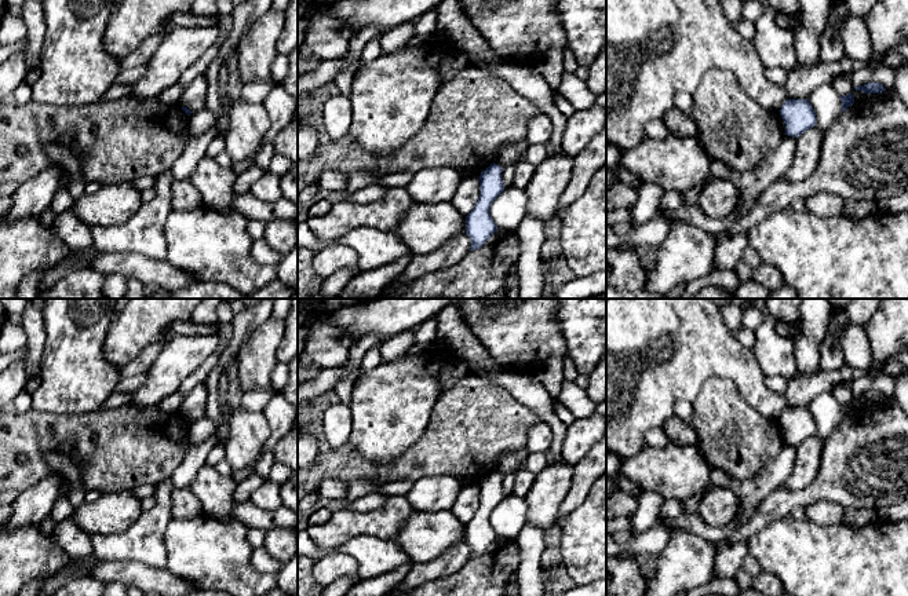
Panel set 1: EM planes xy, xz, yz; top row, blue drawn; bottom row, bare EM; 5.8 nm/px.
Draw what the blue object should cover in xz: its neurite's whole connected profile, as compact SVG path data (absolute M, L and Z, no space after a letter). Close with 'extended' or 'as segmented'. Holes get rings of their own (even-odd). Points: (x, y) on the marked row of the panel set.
M491 164L481 172L479 197L473 211L466 216L466 234L470 237L470 251L479 249L497 230L489 209L492 202L504 191L502 179L503 168L497 164Z; as segmented

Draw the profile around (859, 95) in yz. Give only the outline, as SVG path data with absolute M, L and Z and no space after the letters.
M853 88L852 94L854 96L854 102L864 100L864 99L889 99L893 95L893 89L886 88L882 94L865 94L863 91L856 91Z

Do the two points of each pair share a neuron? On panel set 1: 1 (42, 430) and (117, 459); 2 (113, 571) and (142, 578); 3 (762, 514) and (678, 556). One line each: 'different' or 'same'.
1: same
2: same
3: different

